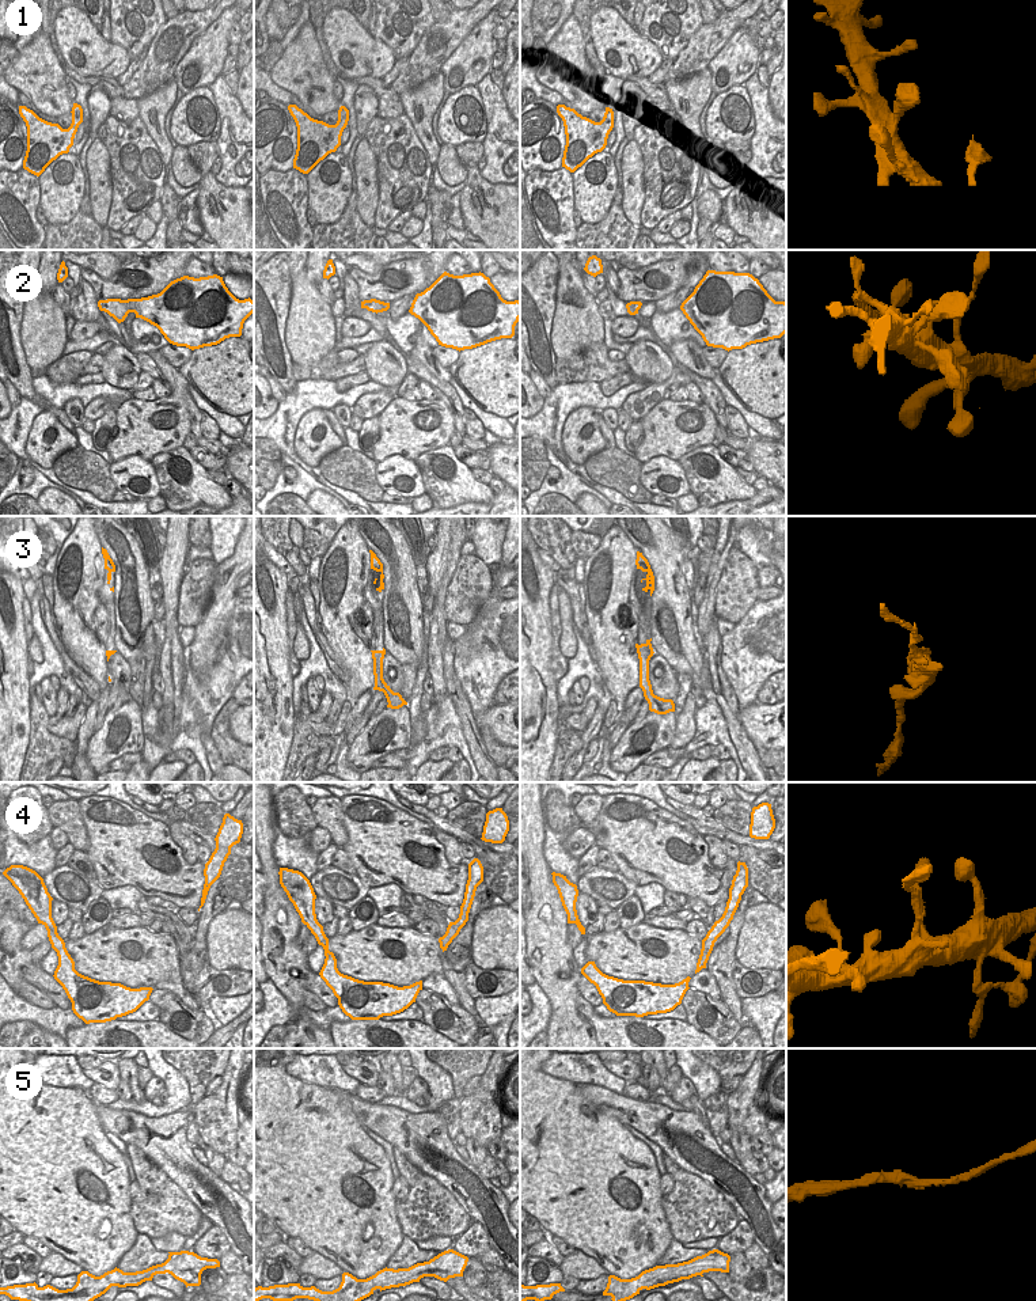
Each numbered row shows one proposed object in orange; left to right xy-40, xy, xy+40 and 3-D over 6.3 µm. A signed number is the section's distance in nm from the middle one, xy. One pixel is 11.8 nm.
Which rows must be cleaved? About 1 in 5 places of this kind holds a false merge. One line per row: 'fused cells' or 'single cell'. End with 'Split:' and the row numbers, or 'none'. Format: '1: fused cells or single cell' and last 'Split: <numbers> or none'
1: single cell
2: single cell
3: fused cells
4: single cell
5: single cell
Split: 3

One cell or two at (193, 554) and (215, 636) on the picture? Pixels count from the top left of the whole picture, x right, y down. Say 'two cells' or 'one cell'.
two cells

